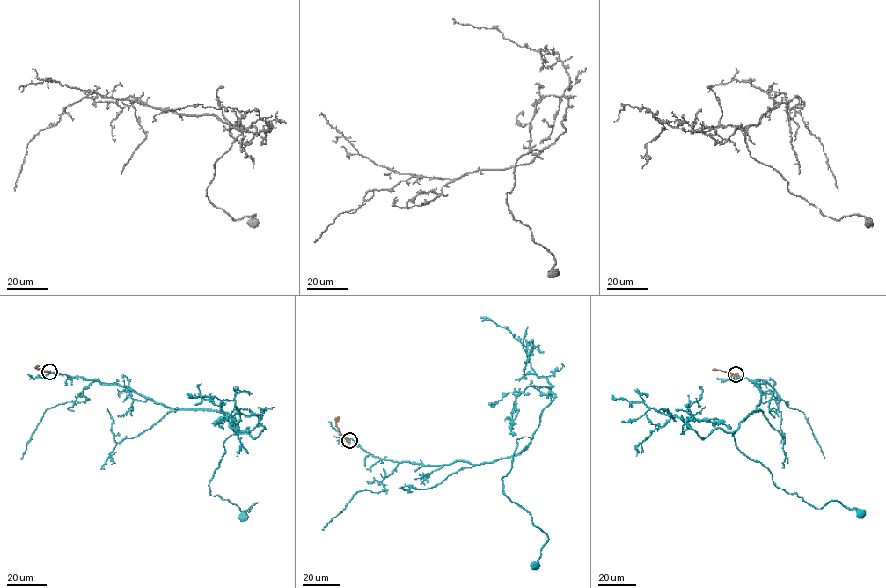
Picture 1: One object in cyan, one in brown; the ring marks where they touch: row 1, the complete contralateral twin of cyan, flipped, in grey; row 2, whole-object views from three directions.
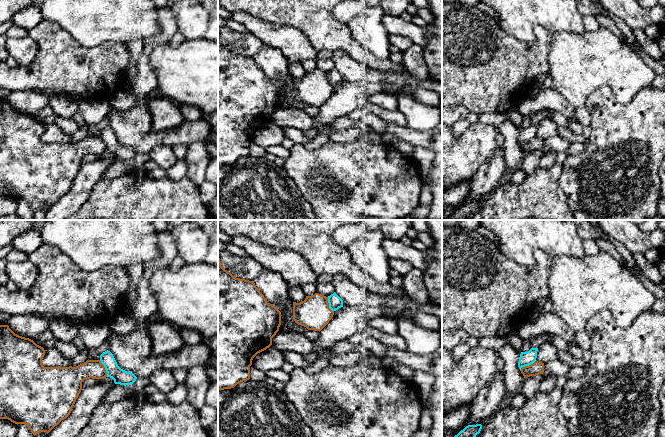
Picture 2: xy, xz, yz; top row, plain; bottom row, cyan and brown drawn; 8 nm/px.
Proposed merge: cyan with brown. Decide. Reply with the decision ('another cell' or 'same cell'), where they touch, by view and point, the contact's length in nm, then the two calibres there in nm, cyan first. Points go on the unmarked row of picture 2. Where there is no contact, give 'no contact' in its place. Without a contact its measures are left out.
another cell | yz (527, 141) | 160 nm | 110/100 nm

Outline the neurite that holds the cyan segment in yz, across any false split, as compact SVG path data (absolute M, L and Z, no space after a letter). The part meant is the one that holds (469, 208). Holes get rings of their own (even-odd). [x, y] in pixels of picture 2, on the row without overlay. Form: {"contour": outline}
{"contour": "M481 200L468 201L454 212L450 220L465 220L466 218L473 216L482 205Z"}

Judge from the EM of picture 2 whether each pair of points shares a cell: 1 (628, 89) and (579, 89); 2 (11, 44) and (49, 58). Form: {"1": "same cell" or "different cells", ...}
{"1": "same cell", "2": "different cells"}

